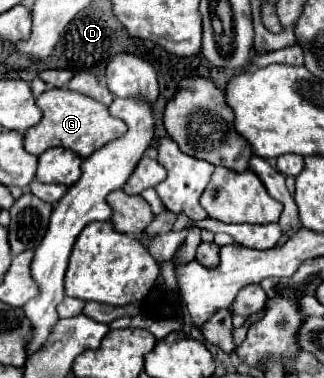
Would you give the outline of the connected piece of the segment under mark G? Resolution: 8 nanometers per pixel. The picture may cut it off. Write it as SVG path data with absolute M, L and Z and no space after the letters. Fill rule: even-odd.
M47 89L37 97L37 105L43 111L43 119L39 125L25 131L25 149L33 155L41 155L51 147L65 147L81 155L83 159L89 157L93 151L101 149L103 145L123 137L127 133L127 125L121 119L109 115L107 107L83 93L71 89Z

